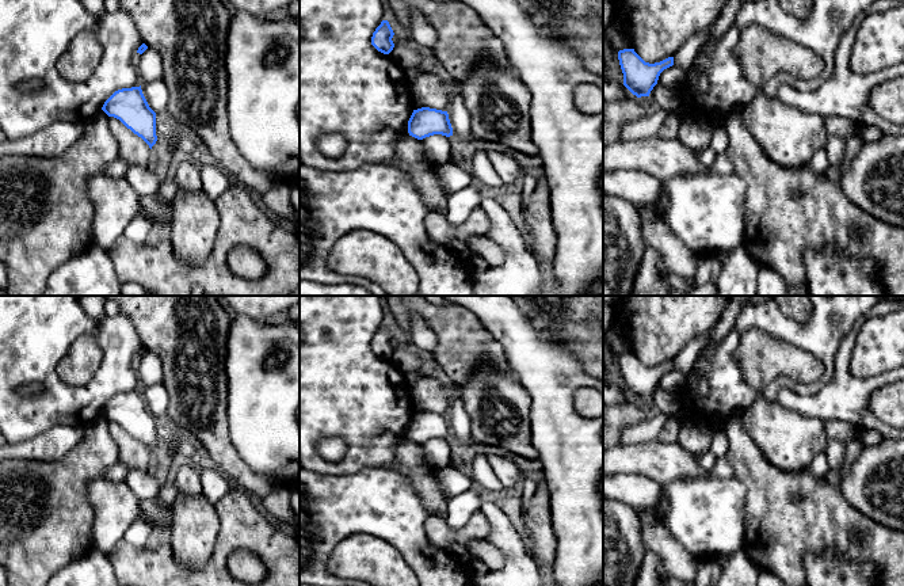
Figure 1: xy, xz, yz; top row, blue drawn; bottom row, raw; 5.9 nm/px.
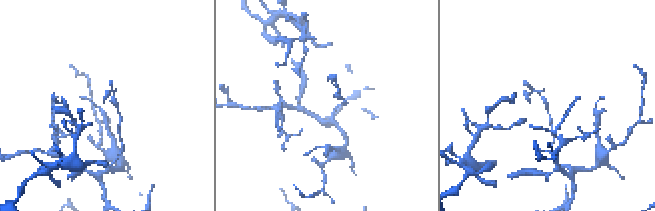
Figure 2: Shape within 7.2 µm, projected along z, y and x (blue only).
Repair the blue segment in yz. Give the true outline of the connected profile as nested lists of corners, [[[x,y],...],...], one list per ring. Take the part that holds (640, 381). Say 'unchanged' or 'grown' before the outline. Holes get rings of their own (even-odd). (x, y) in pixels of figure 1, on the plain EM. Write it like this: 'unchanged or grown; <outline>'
unchanged; [[[634,353],[619,354],[618,364],[623,377],[623,389],[637,402],[649,400],[660,377],[674,369],[674,361],[655,368],[645,366]]]

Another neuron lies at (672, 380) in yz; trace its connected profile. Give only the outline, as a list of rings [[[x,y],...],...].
[[[672,369],[660,377],[657,387],[664,391],[679,391],[684,384],[686,376]]]

